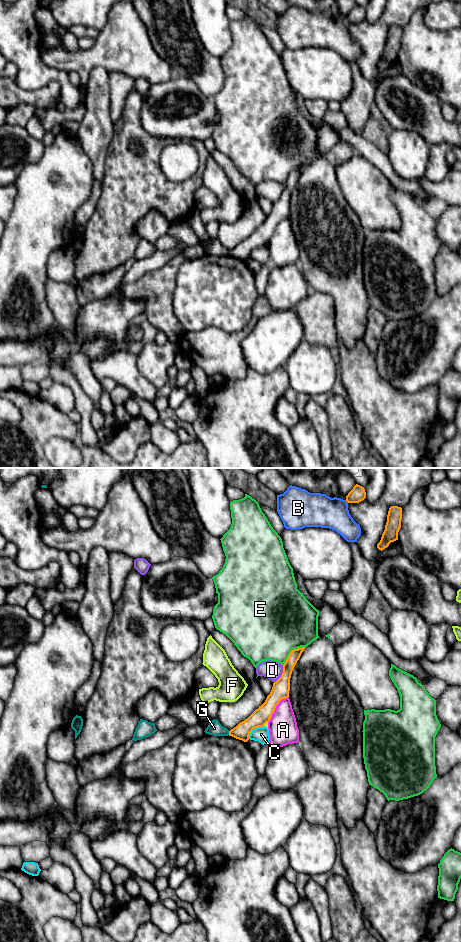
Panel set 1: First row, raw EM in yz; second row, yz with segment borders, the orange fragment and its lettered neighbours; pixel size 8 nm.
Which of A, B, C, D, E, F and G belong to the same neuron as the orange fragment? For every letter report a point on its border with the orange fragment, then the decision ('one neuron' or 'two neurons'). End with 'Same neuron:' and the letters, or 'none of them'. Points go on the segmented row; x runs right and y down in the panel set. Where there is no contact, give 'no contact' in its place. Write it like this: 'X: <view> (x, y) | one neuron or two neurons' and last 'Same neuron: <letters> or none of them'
A: yz (275, 707) | two neurons
B: yz (347, 501) | two neurons
C: yz (253, 728) | two neurons
D: yz (282, 674) | two neurons
E: yz (291, 651) | two neurons
F: yz (265, 723) | two neurons
G: yz (229, 733) | two neurons
Same neuron: none of them

